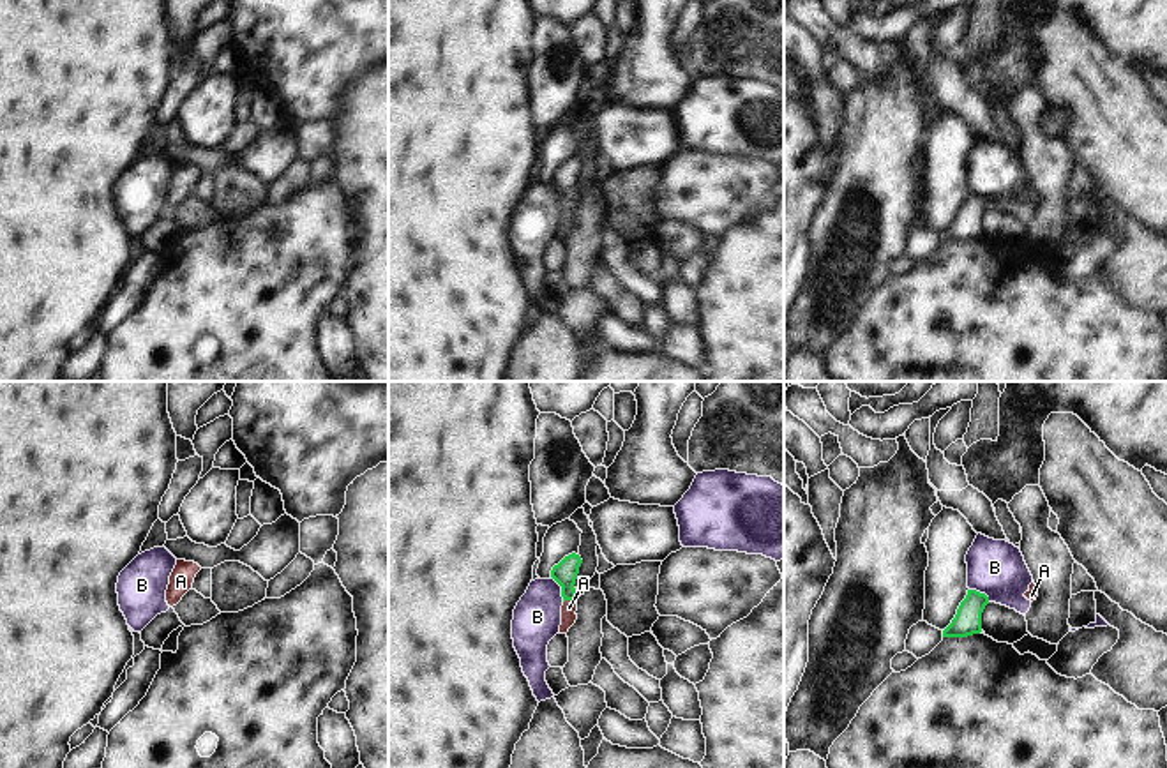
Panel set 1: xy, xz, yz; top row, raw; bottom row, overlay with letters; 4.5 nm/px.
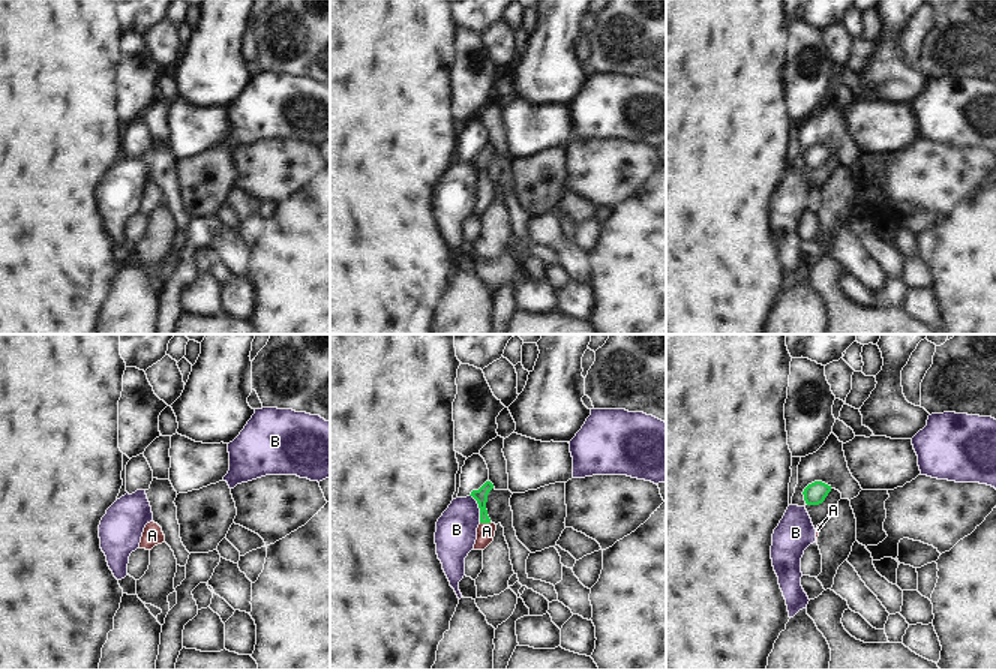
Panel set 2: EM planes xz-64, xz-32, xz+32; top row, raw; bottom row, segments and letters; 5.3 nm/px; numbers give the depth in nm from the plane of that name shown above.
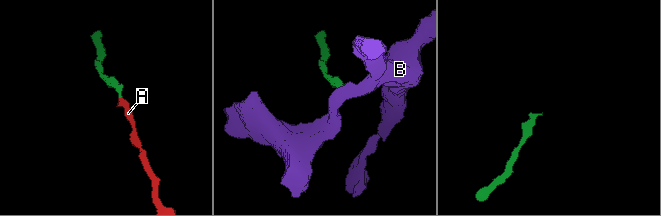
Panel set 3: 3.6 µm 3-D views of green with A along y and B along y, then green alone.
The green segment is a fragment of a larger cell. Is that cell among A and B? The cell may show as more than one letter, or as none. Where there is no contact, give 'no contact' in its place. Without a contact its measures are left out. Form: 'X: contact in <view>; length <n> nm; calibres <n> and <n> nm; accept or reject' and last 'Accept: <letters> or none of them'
A: contact in xz; length 60 nm; calibres 110 and 70 nm; accept
B: contact in xz; length 130 nm; calibres 110 and 220 nm; reject
Accept: A

